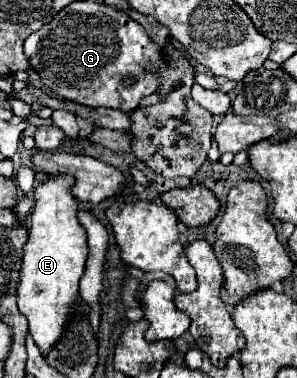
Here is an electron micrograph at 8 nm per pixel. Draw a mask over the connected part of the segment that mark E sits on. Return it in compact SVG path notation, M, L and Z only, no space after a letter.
M49 177L35 187L35 211L17 287L19 311L27 317L29 333L41 347L41 353L47 353L63 333L67 317L79 299L79 279L89 253L85 231L77 219L77 201L69 191L71 185L73 179L69 177Z

